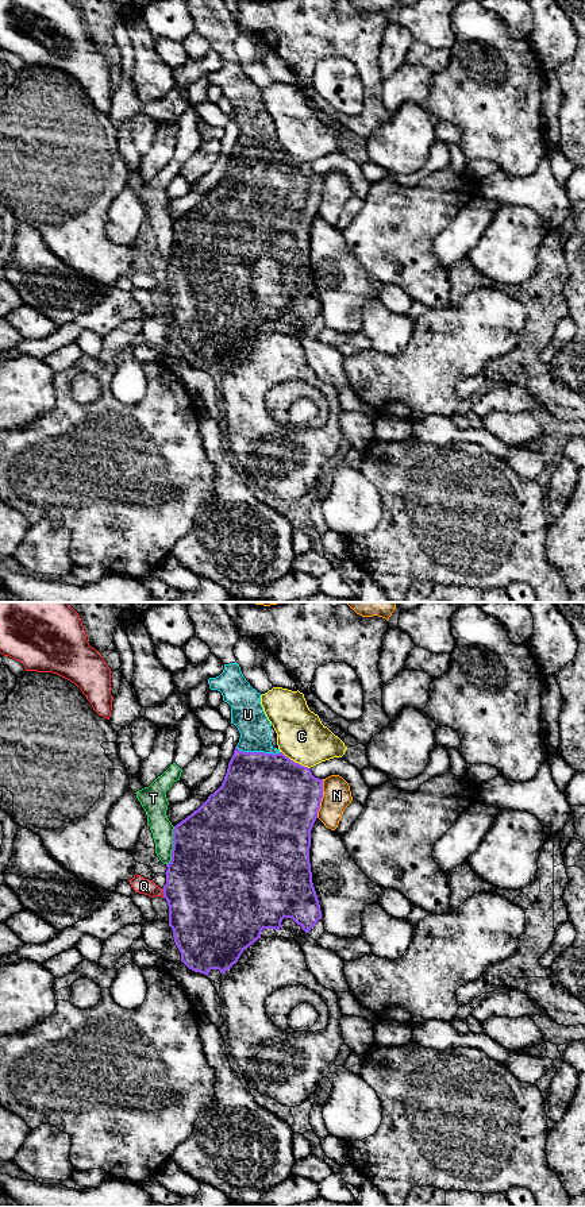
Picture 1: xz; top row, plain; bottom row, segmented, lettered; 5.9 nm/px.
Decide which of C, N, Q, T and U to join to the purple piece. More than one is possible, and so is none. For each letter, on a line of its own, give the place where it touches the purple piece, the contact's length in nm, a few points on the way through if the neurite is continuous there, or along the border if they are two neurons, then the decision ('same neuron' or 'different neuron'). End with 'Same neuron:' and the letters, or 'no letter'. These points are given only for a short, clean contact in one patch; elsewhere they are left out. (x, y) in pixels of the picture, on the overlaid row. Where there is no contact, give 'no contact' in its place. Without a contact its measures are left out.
C: xz (293, 762) | 200 nm | different neuron
N: xz (322, 797) | 240 nm | different neuron
Q: xz (164, 893) | 60 nm | different neuron
T: xz (173, 845) | 240 nm | different neuron
U: xz (258, 752) | 260 nm | across xz (262, 794), (258, 752), (247, 714) | same neuron
Same neuron: U

